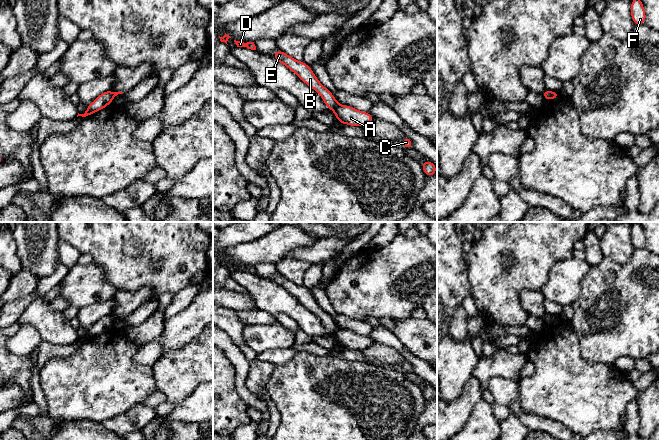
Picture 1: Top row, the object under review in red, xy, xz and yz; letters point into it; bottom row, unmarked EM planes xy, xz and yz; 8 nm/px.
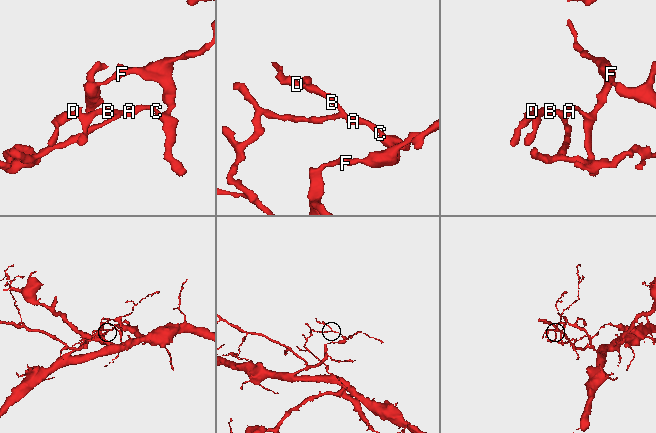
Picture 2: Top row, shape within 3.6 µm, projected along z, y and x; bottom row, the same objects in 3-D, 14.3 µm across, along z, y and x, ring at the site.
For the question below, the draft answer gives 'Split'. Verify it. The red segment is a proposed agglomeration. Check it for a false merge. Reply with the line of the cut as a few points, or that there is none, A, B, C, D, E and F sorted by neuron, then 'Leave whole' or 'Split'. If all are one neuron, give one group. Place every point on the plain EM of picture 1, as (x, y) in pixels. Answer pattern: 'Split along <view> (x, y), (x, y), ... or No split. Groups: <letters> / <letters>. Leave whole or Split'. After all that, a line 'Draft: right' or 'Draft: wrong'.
Split along xz (338, 328), (333, 333). Groups: A C F / B D E. Split
Draft: right

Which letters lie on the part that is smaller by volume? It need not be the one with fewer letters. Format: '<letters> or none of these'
B, D, E

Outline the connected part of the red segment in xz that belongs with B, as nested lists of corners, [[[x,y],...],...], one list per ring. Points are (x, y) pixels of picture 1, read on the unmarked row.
[[[278,273],[272,281],[288,291],[309,311],[317,315],[322,321],[328,333],[335,333],[335,331],[338,329],[337,324],[332,319],[332,317],[319,306],[315,298],[307,288],[305,288],[303,285],[299,286],[293,283],[291,280],[282,276],[280,273]]]

